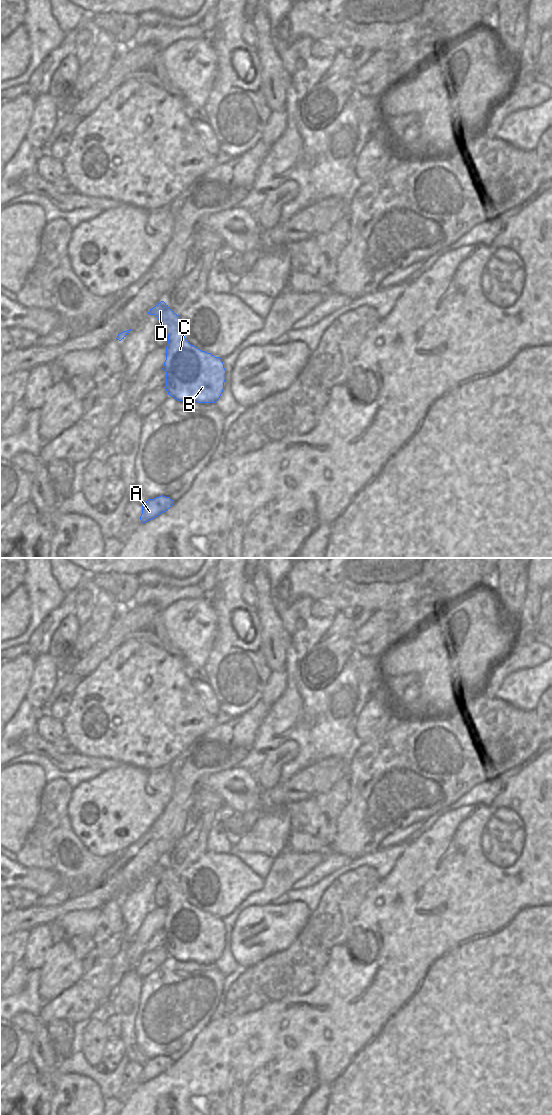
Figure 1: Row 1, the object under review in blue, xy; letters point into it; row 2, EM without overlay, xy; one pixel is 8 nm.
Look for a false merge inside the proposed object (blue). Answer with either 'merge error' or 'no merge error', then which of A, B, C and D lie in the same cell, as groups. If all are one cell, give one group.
no merge error | A B C D

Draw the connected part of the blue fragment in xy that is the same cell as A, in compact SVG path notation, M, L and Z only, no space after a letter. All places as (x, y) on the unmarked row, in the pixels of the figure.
M163 1055L159 1057L155 1057L153 1059L148 1059L142 1065L142 1074L140 1076L140 1080L142 1083L145 1083L161 1073L167 1071L172 1067L174 1061L169 1057L165 1057Z

